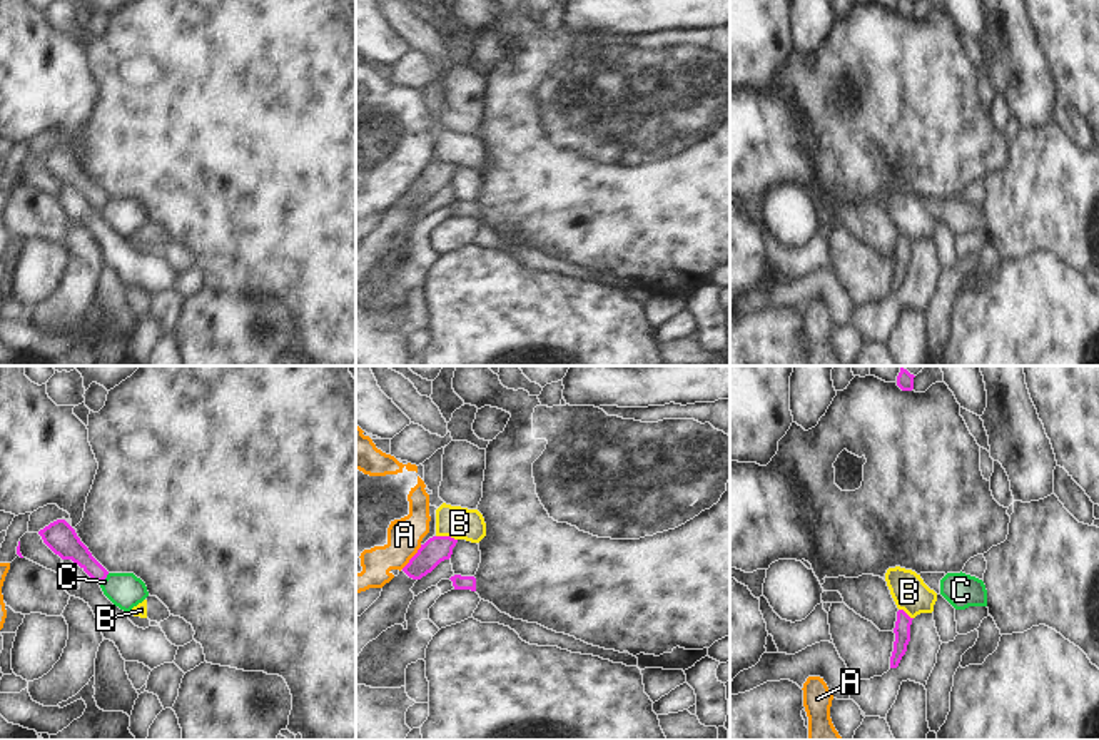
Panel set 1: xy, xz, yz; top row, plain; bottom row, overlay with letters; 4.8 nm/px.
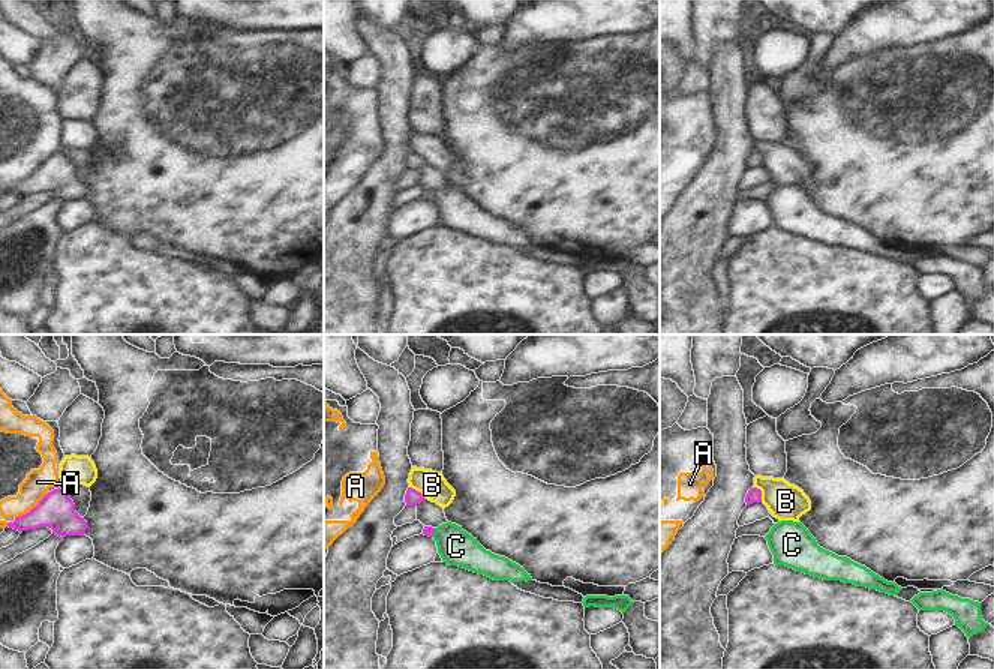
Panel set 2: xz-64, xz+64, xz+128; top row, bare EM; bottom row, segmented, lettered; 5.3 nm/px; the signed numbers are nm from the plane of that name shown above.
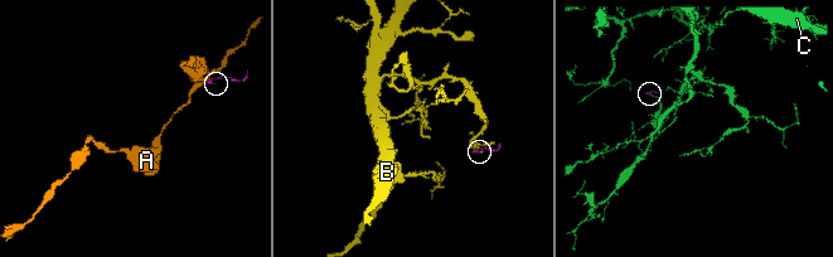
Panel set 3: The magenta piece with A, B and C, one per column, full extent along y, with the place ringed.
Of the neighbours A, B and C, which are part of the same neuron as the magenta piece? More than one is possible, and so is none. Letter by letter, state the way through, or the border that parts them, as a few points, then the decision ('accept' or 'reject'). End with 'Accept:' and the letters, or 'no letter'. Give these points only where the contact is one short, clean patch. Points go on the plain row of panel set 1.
A: border along xz (421, 171), (401, 194); reject
B: border along xz (436, 161), (450, 161), (456, 166); reject
C: border along xy (109, 199), (99, 209); reject
Accept: no letter

